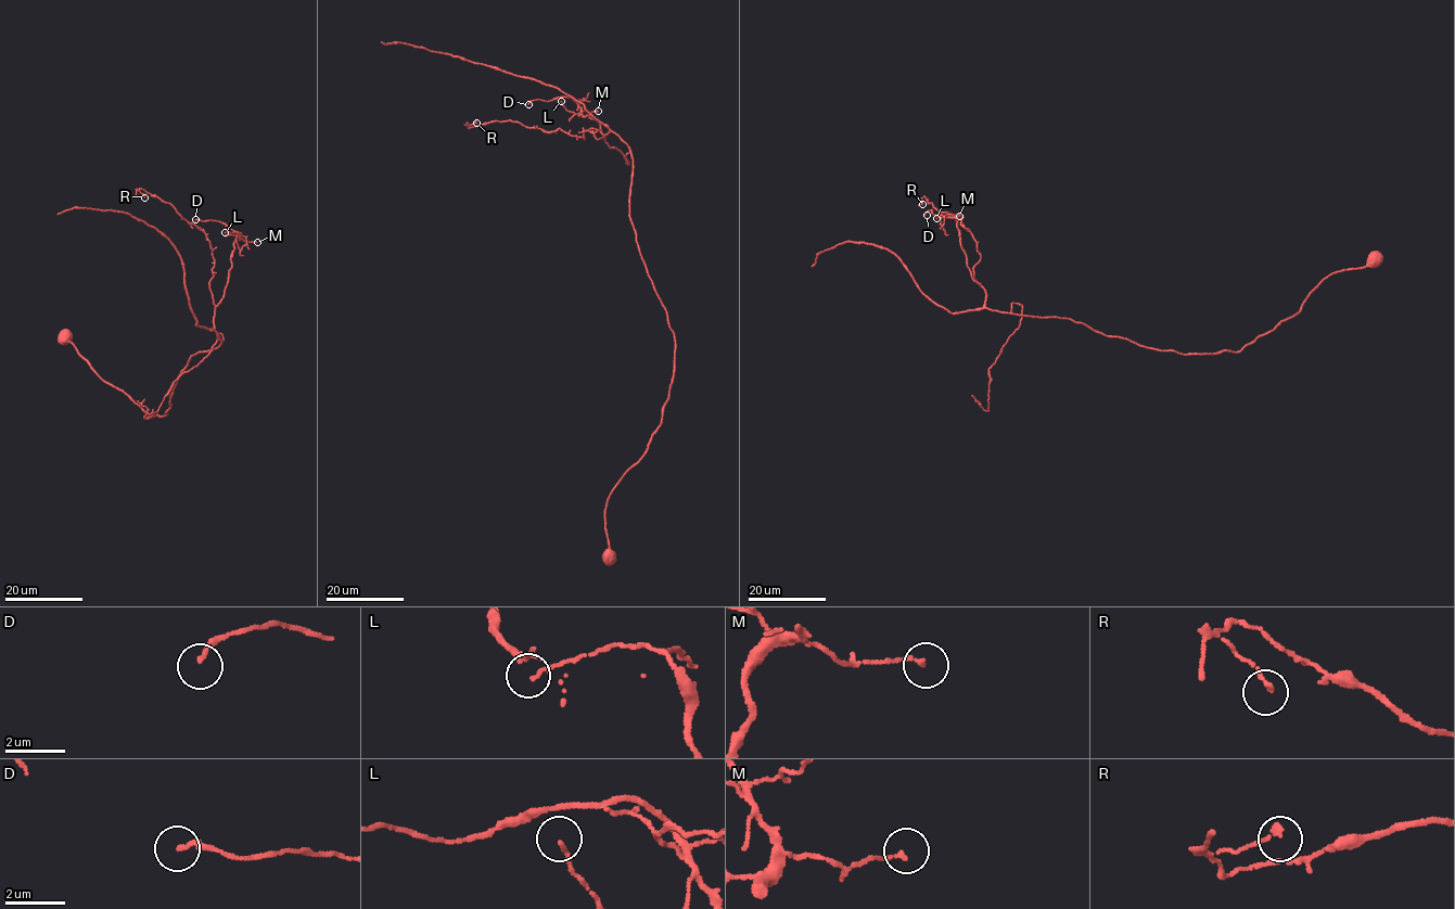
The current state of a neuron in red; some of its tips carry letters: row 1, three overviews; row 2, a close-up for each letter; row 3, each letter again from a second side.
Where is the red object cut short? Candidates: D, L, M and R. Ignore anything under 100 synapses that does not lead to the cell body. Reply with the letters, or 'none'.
none

